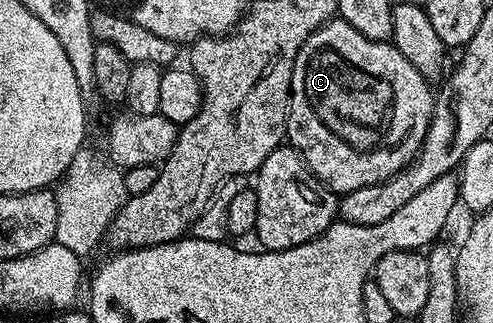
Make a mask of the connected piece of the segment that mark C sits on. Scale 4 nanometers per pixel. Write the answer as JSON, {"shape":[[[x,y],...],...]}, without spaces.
{"shape":[[[342,19],[326,21],[305,39],[295,60],[286,140],[302,155],[315,178],[336,194],[376,185],[400,173],[418,155],[435,109],[430,88],[427,78],[390,41],[365,39],[357,27]]]}

